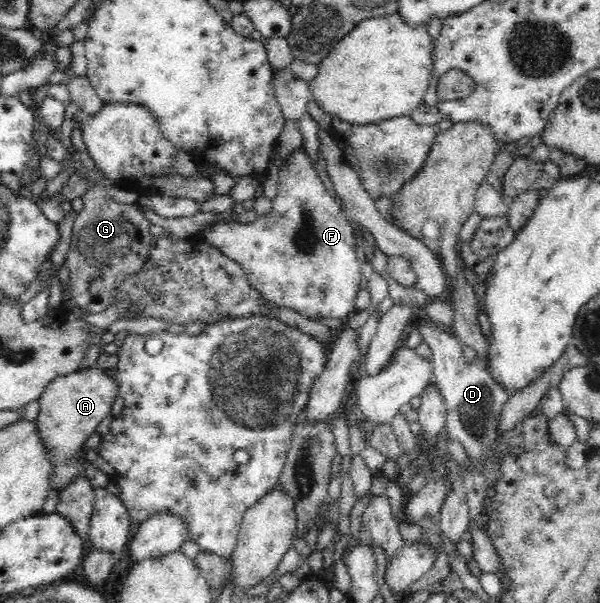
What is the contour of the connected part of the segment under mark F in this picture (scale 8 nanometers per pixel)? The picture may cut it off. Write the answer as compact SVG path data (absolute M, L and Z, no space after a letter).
M303 144L289 154L278 173L277 194L272 199L268 214L258 216L248 225L241 222L223 222L201 230L199 237L205 245L215 247L233 261L237 261L246 274L249 284L263 299L277 306L285 306L312 319L332 317L341 319L355 314L355 298L364 280L361 265L357 259L357 236L350 220L341 212L340 205L325 190L323 181L313 167Z

